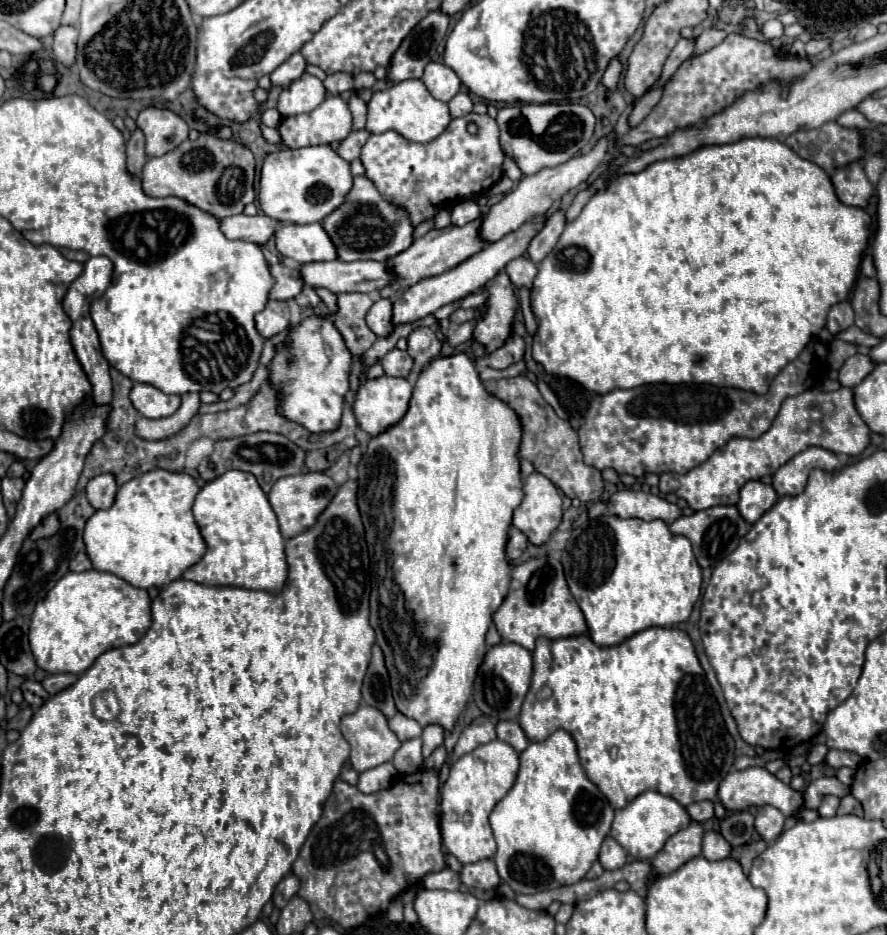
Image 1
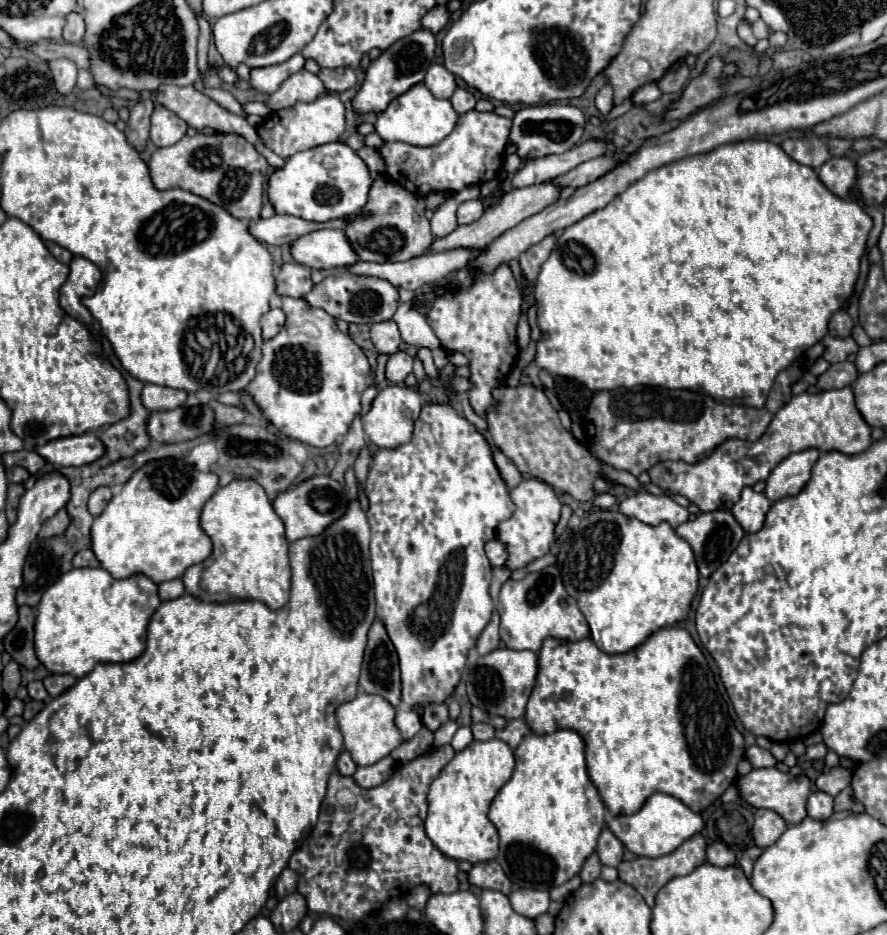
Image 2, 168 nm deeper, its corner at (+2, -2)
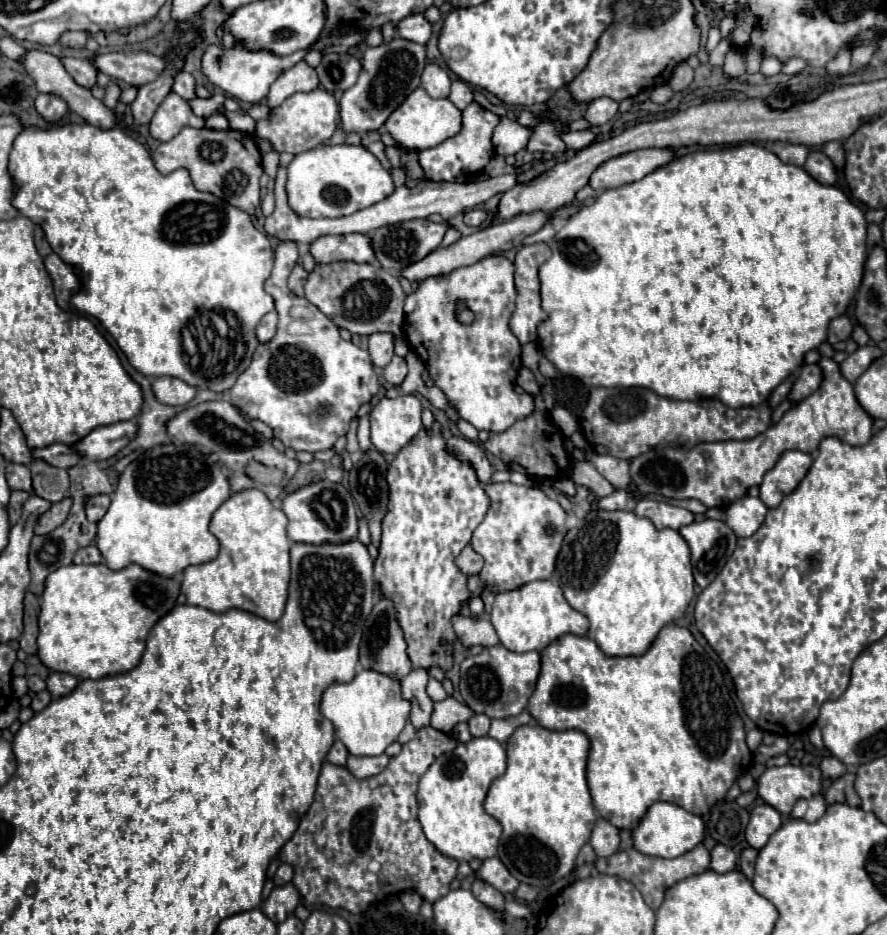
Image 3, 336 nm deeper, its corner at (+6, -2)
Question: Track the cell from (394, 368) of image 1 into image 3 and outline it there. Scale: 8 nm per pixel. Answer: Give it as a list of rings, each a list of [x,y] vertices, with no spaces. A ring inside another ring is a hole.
[[[394,356],[390,360],[390,364],[384,368],[384,378],[386,382],[390,382],[392,386],[400,386],[404,382],[408,374],[408,368],[406,368],[406,360],[400,358],[400,356]]]

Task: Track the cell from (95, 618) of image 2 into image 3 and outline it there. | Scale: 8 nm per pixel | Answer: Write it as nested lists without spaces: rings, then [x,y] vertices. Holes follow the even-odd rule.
[[[106,564],[62,566],[46,578],[46,588],[40,596],[38,656],[50,670],[66,672],[80,680],[124,674],[140,664],[150,628],[176,606],[176,598],[180,594],[180,578],[154,574],[138,564],[130,564],[122,570],[110,570]]]

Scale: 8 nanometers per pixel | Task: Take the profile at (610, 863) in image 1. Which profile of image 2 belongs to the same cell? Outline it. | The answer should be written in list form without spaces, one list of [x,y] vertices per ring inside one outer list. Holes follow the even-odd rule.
[[[604,828],[602,834],[600,834],[600,838],[598,838],[596,852],[598,852],[600,862],[604,866],[618,866],[622,862],[624,848],[622,848],[622,842],[608,828]]]

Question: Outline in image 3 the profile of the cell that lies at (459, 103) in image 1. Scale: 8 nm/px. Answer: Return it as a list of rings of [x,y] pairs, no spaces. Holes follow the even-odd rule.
[[[454,80],[452,82],[452,92],[450,92],[450,102],[456,106],[456,108],[460,108],[460,110],[464,110],[474,98],[472,98],[472,90],[470,90],[470,86],[464,82],[464,80]]]

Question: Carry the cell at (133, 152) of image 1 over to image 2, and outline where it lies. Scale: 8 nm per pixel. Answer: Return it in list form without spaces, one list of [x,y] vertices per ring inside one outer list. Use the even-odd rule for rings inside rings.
[[[138,100],[130,110],[130,120],[126,124],[126,138],[138,152],[146,148],[152,110],[154,110],[152,100]]]

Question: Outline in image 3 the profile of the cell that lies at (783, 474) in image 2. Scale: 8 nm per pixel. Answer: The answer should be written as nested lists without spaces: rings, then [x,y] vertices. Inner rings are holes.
[[[798,450],[784,452],[776,466],[764,476],[764,482],[760,484],[760,500],[768,508],[776,508],[782,502],[782,498],[800,484],[810,464],[812,464],[810,454]]]

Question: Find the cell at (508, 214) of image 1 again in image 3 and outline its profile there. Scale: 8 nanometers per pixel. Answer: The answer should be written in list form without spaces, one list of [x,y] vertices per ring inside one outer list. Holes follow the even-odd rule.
[[[648,148],[634,150],[622,156],[616,156],[604,162],[590,178],[590,186],[598,192],[618,188],[622,184],[630,184],[642,180],[662,164],[668,164],[676,158],[676,152],[670,148]]]

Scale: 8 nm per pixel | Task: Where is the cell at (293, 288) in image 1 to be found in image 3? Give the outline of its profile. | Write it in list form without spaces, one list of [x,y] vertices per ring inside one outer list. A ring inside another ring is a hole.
[[[298,264],[292,274],[290,274],[290,280],[288,280],[288,288],[296,294],[296,296],[304,296],[304,282],[308,278],[308,272]]]

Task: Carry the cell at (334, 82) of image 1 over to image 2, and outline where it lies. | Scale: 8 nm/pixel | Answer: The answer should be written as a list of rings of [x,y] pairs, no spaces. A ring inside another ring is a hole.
[[[322,68],[318,76],[324,82],[326,90],[336,92],[336,94],[340,94],[340,92],[344,92],[356,84],[356,74],[350,68],[336,68],[336,70]]]

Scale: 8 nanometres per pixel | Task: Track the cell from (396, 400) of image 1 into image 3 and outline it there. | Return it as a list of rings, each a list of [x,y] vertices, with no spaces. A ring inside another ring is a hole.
[[[416,396],[382,398],[370,412],[372,444],[382,454],[398,454],[422,430],[422,404]]]

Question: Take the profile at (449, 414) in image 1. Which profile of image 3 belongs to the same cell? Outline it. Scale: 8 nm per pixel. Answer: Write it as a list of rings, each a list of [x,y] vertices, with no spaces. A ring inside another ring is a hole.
[[[434,422],[434,430],[422,430],[388,468],[388,486],[390,486],[390,502],[388,514],[382,522],[382,542],[380,552],[374,566],[374,578],[382,590],[382,594],[394,600],[398,622],[404,630],[404,638],[408,642],[408,656],[416,668],[430,670],[432,666],[440,666],[448,670],[452,666],[452,642],[456,642],[456,634],[452,630],[452,614],[460,610],[460,604],[468,600],[472,594],[466,588],[466,576],[456,568],[454,560],[458,552],[470,542],[474,528],[484,520],[490,500],[482,490],[474,470],[456,460],[446,450],[446,442],[440,436],[440,424]]]

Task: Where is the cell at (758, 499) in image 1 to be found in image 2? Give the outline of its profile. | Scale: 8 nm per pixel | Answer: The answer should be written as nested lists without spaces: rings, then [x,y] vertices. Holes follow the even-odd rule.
[[[750,486],[742,490],[738,504],[732,506],[734,518],[746,532],[758,532],[764,524],[764,516],[770,508],[770,500],[762,492],[754,492]]]

